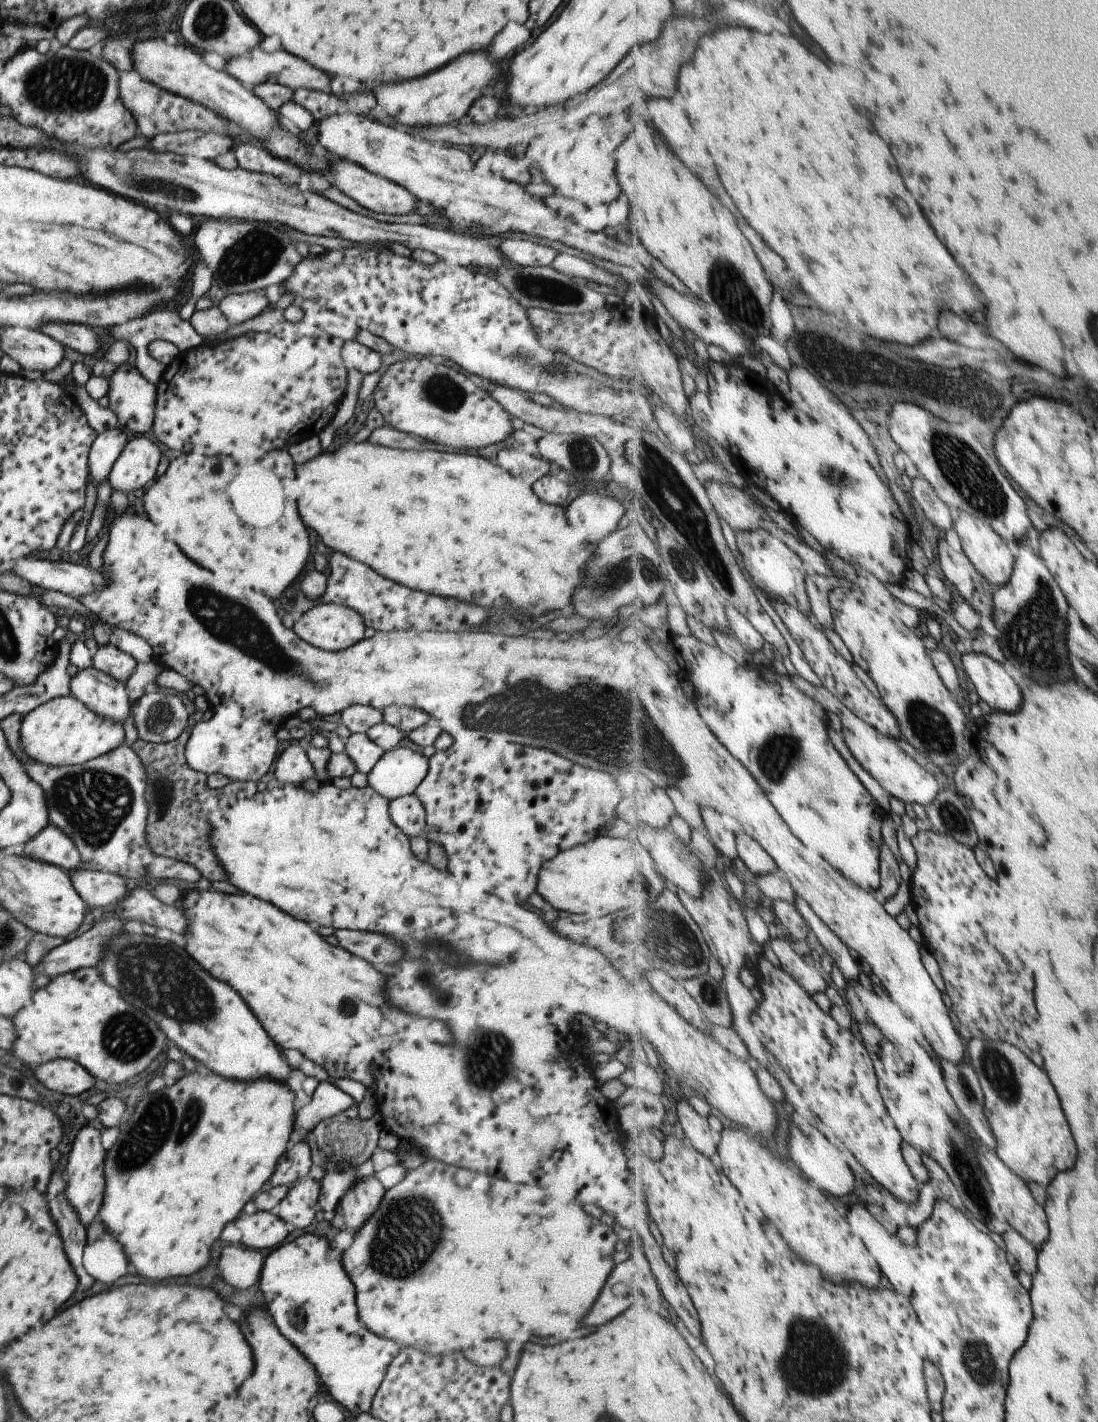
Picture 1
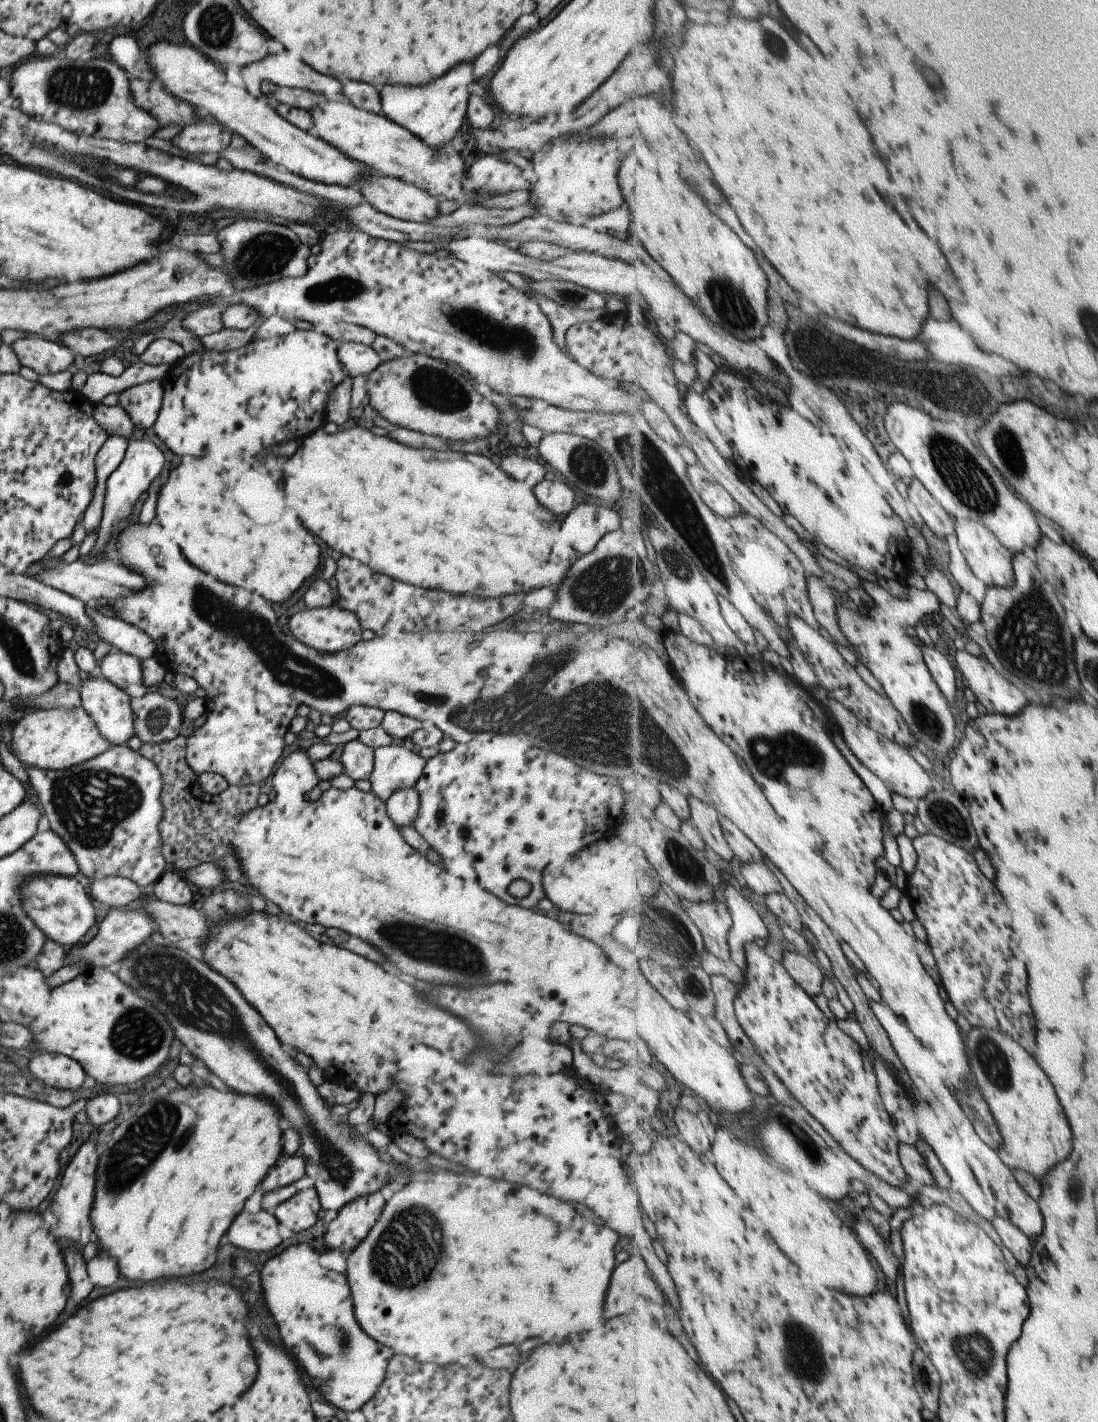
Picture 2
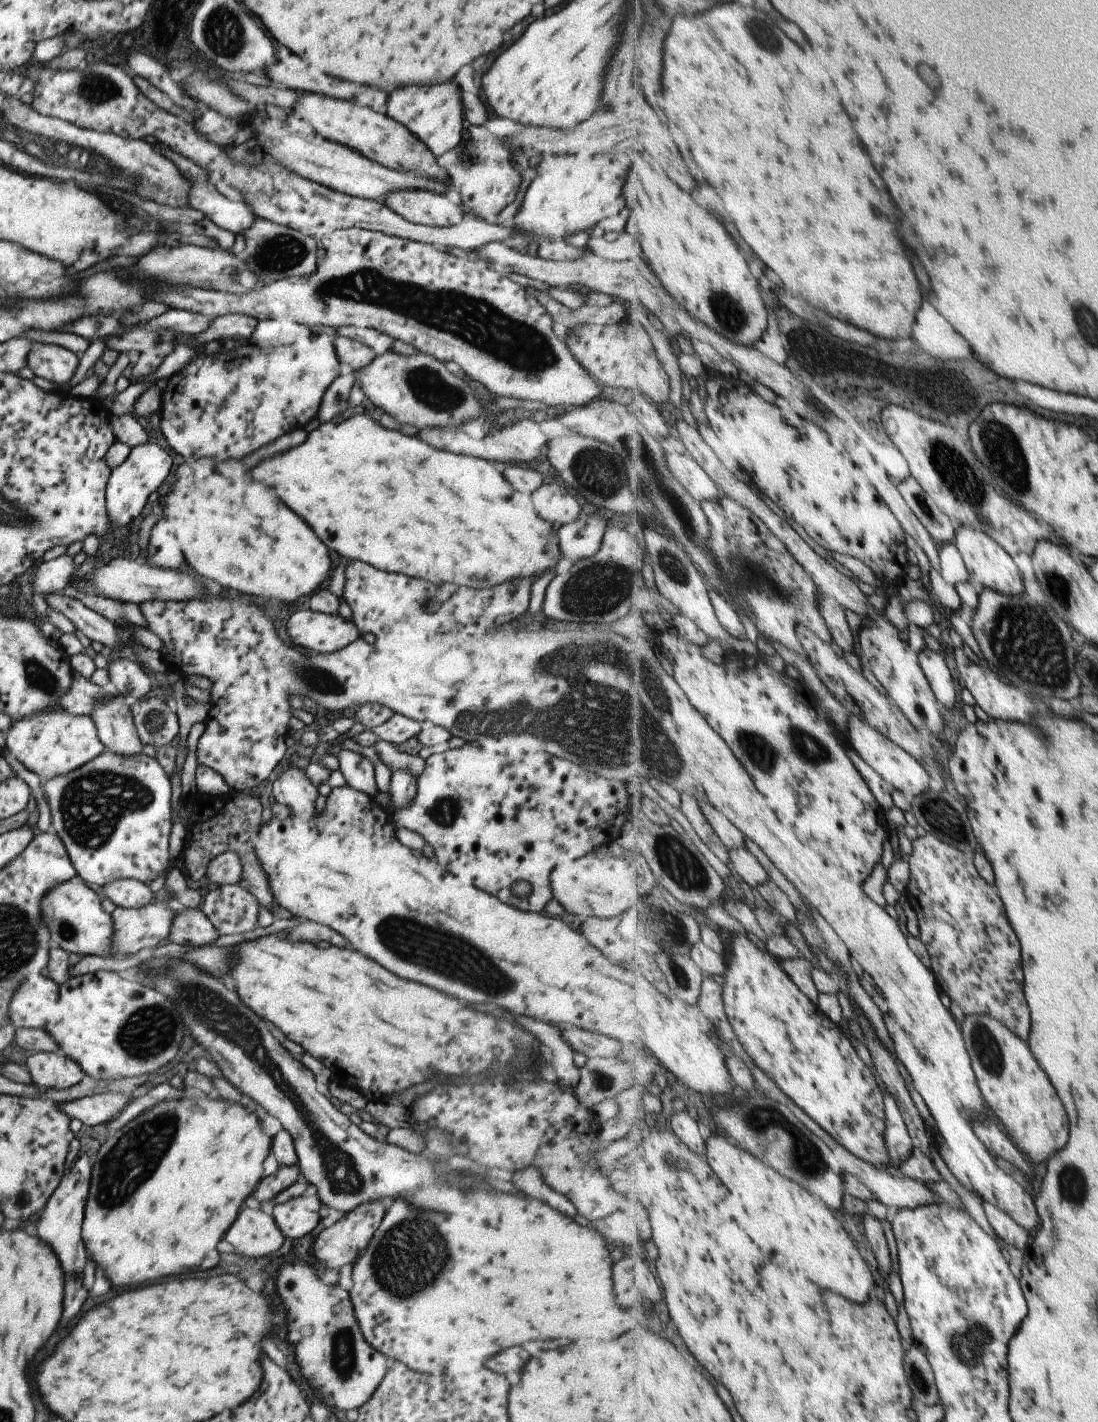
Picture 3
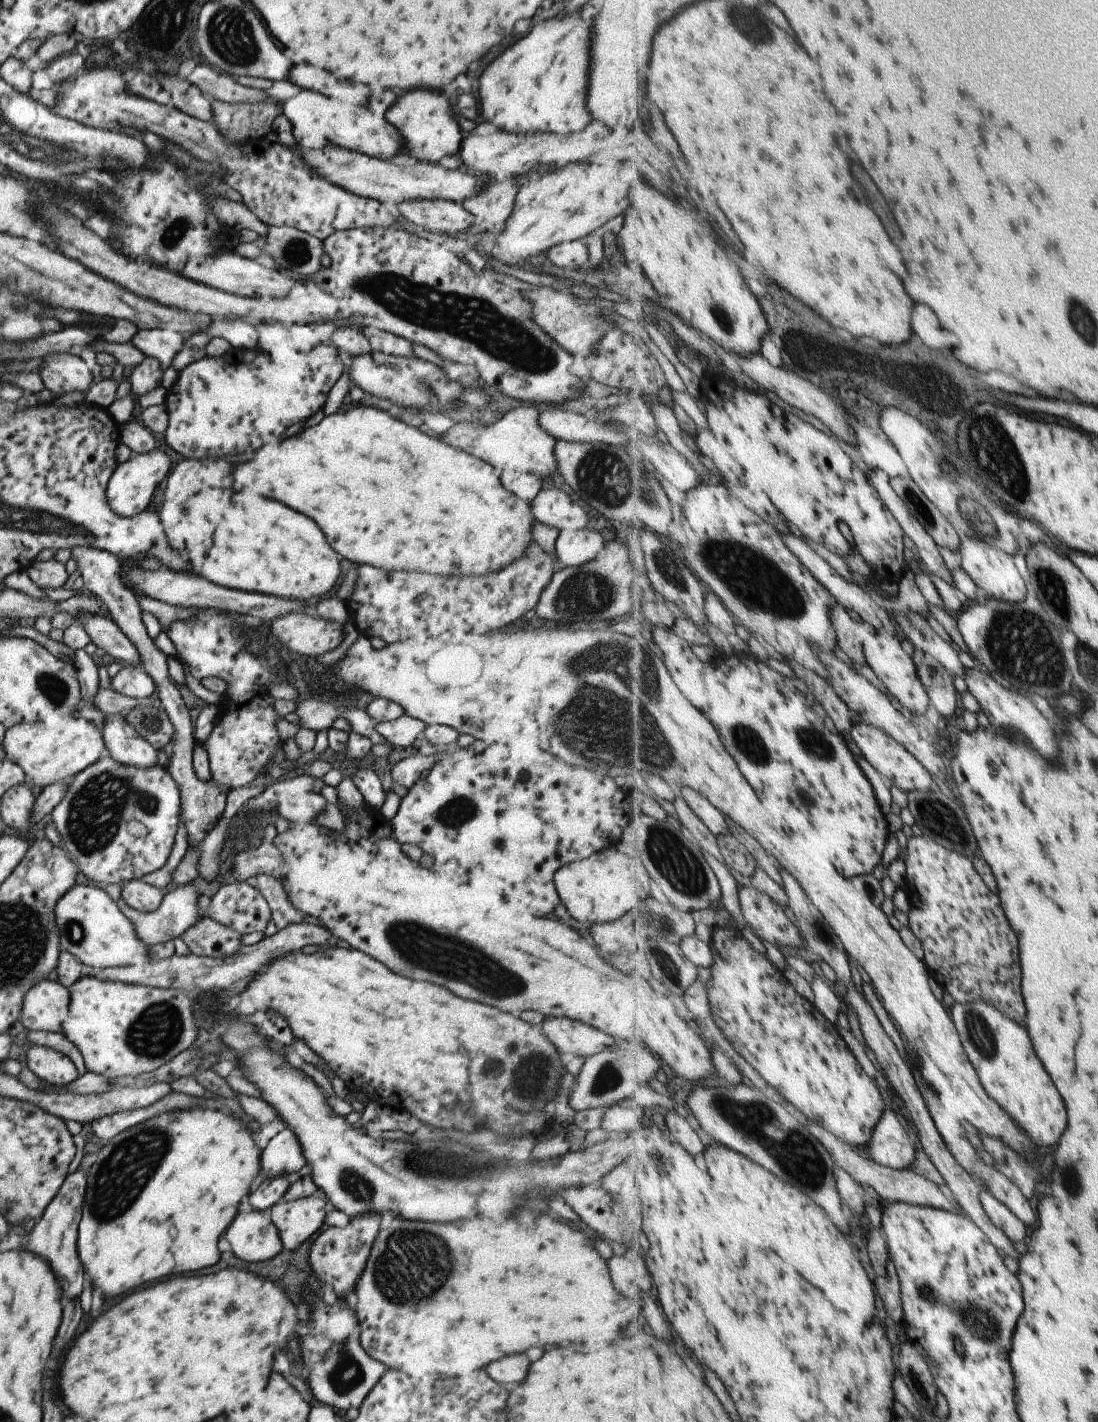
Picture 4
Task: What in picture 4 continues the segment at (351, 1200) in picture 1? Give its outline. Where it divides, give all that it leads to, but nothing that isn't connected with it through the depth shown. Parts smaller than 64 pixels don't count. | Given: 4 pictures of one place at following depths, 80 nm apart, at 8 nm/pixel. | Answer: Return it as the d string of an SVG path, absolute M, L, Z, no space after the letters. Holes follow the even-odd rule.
M367 1211L366 1213L350 1217L349 1222L344 1227L328 1227L313 1240L309 1249L309 1266L311 1266L311 1270L315 1272L315 1276L317 1276L319 1280L329 1282L329 1284L333 1286L333 1290L335 1290L337 1296L343 1296L343 1298L339 1299L352 1302L349 1290L353 1288L355 1280L359 1278L359 1274L361 1274L361 1270L363 1270L365 1266L365 1260L367 1260L373 1239L377 1234L380 1220L381 1213L377 1211Z

